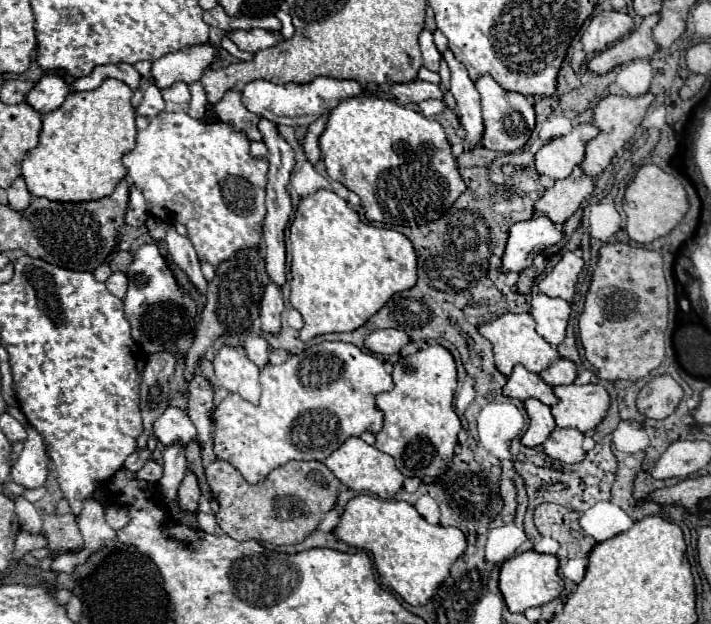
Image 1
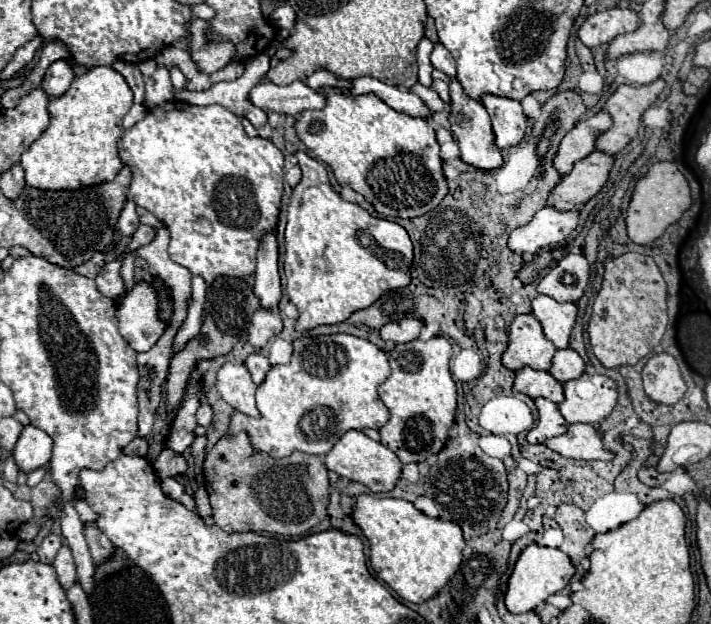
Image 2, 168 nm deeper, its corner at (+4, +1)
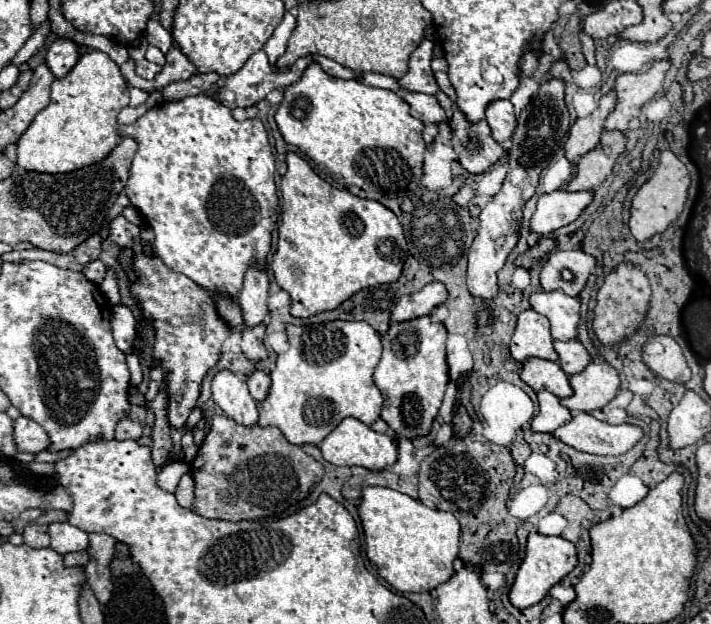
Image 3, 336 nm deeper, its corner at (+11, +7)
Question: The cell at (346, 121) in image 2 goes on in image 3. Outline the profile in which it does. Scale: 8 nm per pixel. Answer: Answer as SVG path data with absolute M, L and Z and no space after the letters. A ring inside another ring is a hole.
M310 63L302 77L284 89L284 99L274 115L276 125L286 143L296 145L302 153L306 153L324 175L332 181L338 181L346 187L358 185L368 193L402 193L414 191L422 179L422 161L424 161L424 139L422 139L422 121L410 115L408 103L400 93L378 89L364 85L354 79L338 79L330 77L322 71L318 63Z

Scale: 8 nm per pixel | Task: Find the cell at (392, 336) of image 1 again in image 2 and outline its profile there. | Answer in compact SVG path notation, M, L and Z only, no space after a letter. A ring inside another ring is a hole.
M403 319L397 323L387 323L385 327L381 327L379 335L383 341L393 341L393 343L409 343L415 341L419 337L423 323L419 323L419 319Z

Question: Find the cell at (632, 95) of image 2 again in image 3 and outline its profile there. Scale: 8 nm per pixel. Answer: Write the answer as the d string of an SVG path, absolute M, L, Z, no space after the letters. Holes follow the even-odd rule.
M658 59L650 65L648 71L626 73L616 79L614 93L618 97L616 109L606 119L606 129L628 129L628 121L640 115L640 109L646 101L654 99L664 85L664 75L670 69L668 59Z

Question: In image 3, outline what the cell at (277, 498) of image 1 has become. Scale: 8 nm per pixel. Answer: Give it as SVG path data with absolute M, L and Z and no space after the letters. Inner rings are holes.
M228 417L210 419L210 431L192 461L194 511L208 519L262 519L294 509L324 475L324 465L288 443L276 427L244 429Z

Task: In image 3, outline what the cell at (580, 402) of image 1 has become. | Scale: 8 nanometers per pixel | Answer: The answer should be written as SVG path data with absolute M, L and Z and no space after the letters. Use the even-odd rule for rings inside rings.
M596 361L590 363L582 373L572 375L570 385L574 389L574 395L562 399L562 405L570 411L590 413L594 409L602 409L618 395L620 377L610 363Z

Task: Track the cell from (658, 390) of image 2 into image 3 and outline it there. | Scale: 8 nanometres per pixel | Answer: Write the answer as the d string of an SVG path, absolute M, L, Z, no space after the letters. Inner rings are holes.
M656 335L644 345L642 353L644 363L660 377L674 381L674 383L686 383L690 379L690 367L682 355L680 345L676 339L668 335Z

